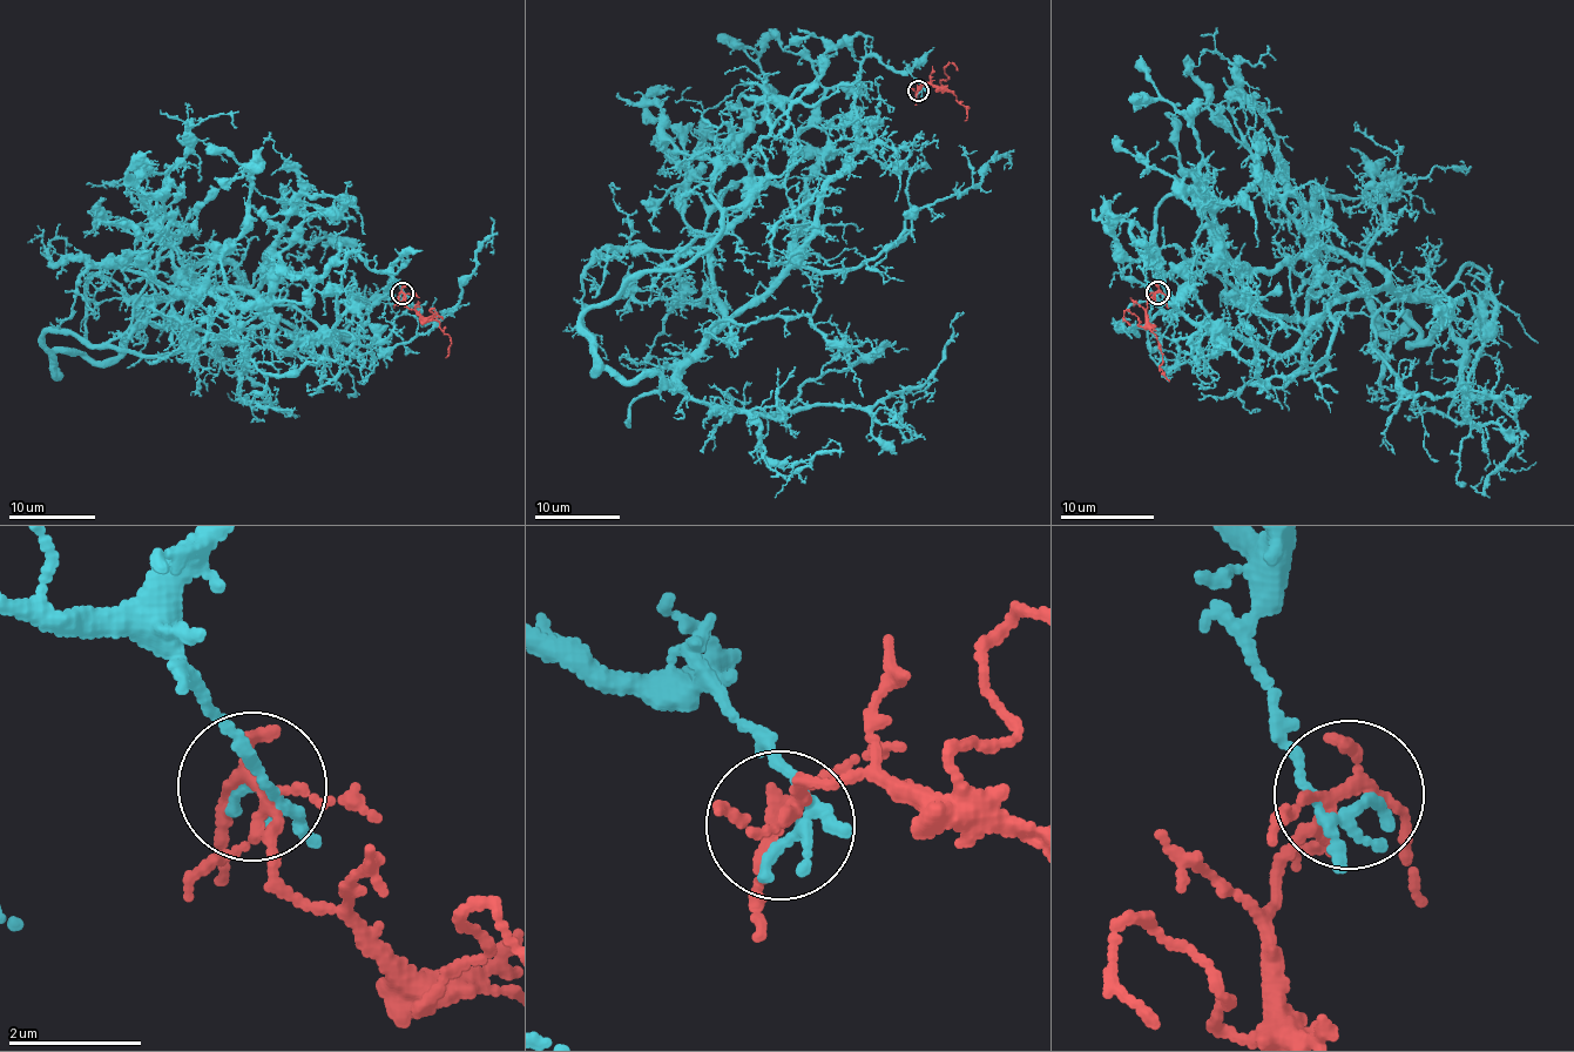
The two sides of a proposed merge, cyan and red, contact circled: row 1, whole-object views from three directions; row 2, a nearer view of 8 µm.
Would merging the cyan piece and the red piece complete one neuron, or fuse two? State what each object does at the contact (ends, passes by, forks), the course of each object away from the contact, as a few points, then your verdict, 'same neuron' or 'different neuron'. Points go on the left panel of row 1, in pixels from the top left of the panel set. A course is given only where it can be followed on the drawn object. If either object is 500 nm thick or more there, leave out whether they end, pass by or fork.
cyan passes by; red forks; course cyan (404, 294), (352, 251), (283, 351), (236, 289), (141, 315), (228, 261), (311, 335), (433, 322); course red (402, 294), (411, 309), (432, 318), (450, 337), (450, 350), (445, 358); different neuron

